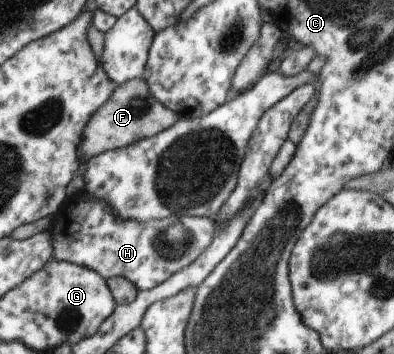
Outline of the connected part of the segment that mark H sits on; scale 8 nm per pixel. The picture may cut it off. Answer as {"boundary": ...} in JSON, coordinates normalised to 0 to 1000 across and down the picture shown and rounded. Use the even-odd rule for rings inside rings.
{"boundary":[[[216,531],[206,545],[173,554],[152,593],[135,605],[129,644],[122,655],[137,698],[132,732],[180,740],[241,763],[269,791],[279,782],[322,785],[350,822],[368,822],[411,802],[449,763],[487,746],[546,669],[546,627],[533,613],[492,607],[437,607],[426,616],[345,627],[340,619],[297,613],[284,585],[264,562],[241,562]]]}

